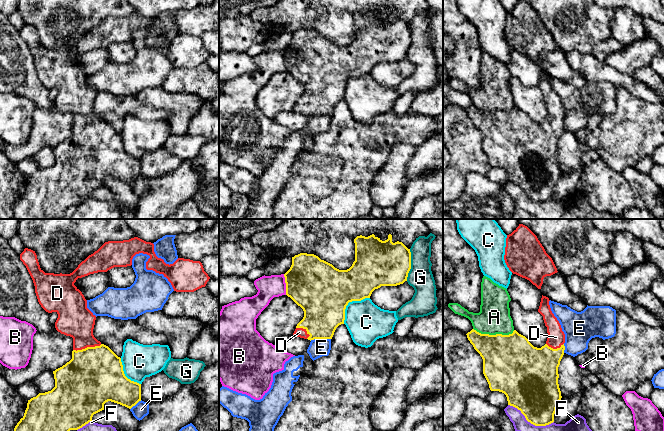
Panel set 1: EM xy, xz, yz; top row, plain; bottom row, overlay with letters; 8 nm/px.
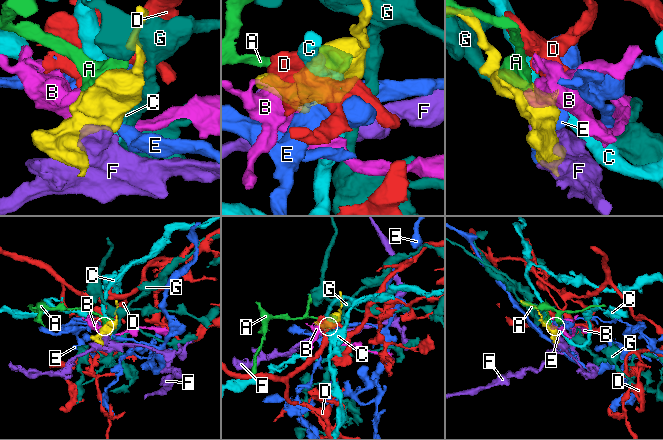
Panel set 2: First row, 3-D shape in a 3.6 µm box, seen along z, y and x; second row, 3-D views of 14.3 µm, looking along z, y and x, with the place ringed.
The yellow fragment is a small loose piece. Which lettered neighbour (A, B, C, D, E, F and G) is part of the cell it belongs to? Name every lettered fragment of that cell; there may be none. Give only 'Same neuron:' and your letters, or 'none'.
Same neuron: D

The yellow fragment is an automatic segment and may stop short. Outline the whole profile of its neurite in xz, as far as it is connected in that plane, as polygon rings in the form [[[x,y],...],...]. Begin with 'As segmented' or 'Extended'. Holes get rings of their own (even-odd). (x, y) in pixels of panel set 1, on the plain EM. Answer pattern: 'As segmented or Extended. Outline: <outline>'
Extended. Outline: [[[374,10],[365,13],[357,12],[355,19],[355,37],[347,46],[339,46],[332,40],[321,36],[314,30],[300,29],[292,33],[292,41],[284,50],[286,59],[286,71],[290,73],[304,87],[303,95],[297,100],[294,112],[314,116],[332,115],[336,104],[344,100],[345,85],[349,78],[361,77],[370,74],[372,68],[381,62],[397,62],[407,57],[411,45],[411,28],[402,18],[392,18],[392,11],[382,17]]]

